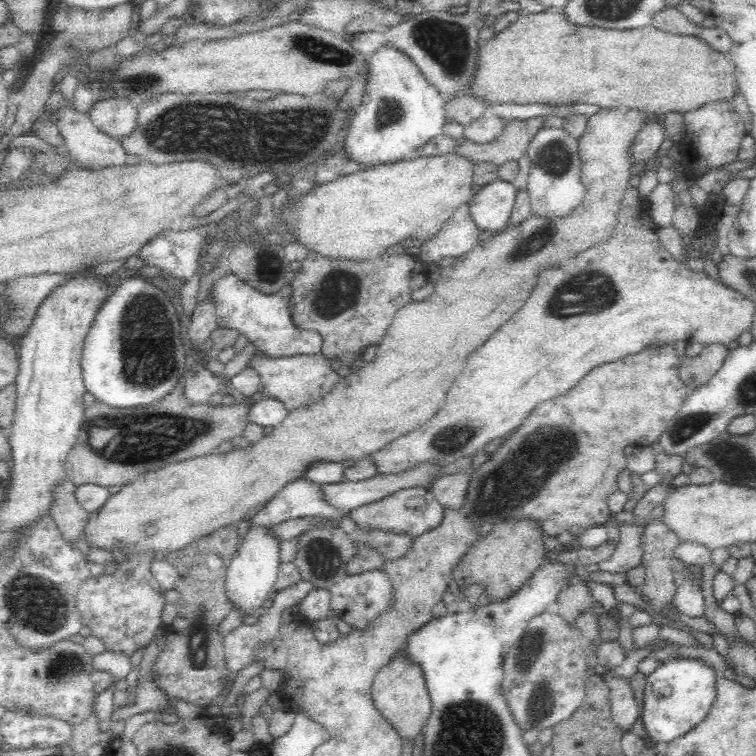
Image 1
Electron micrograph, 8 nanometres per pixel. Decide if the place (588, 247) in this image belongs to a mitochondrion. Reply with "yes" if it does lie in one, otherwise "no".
no

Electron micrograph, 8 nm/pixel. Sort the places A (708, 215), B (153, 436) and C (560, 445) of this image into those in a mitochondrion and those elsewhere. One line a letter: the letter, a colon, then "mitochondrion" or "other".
A: other
B: mitochondrion
C: mitochondrion

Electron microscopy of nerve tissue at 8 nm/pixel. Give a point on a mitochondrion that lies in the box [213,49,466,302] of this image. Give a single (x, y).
(390, 112)

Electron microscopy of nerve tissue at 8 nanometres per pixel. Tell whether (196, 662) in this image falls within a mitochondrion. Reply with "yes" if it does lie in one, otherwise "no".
no

